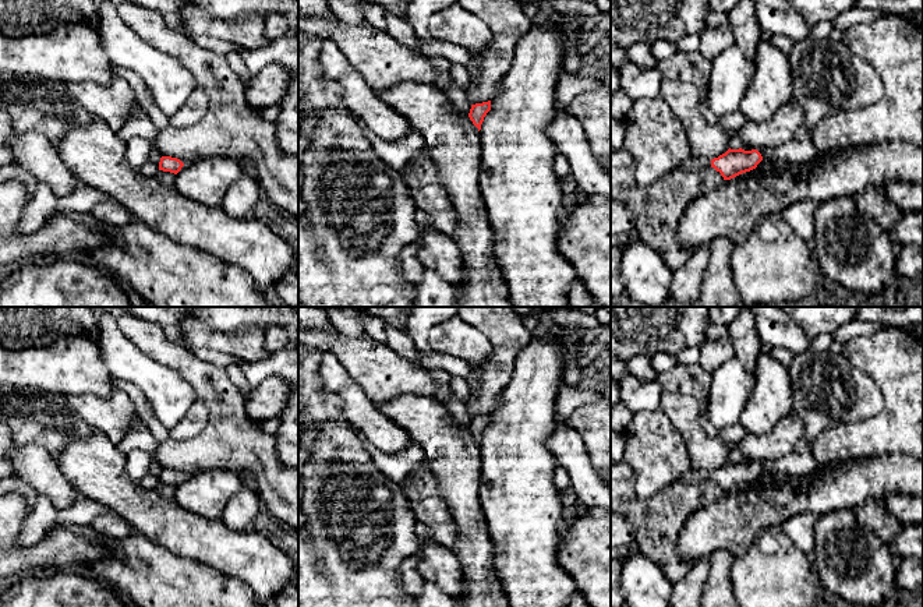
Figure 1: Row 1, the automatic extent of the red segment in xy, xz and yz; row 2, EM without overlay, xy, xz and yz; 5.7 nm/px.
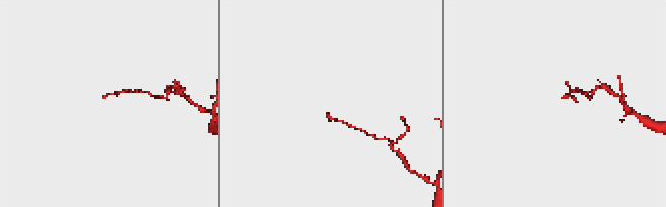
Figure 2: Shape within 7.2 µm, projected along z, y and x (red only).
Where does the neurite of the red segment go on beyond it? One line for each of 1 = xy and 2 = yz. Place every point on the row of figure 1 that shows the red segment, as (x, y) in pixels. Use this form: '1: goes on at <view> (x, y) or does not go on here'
1: does not go on here
2: does not go on here

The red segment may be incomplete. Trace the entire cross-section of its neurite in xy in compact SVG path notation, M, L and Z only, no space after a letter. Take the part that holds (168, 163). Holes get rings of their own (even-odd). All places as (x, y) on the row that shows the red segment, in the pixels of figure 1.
M162 156L159 162L159 170L170 172L174 174L177 174L183 166L184 163L180 159L171 156Z

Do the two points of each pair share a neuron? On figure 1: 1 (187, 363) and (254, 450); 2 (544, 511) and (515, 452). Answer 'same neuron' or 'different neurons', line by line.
1: same neuron
2: same neuron

